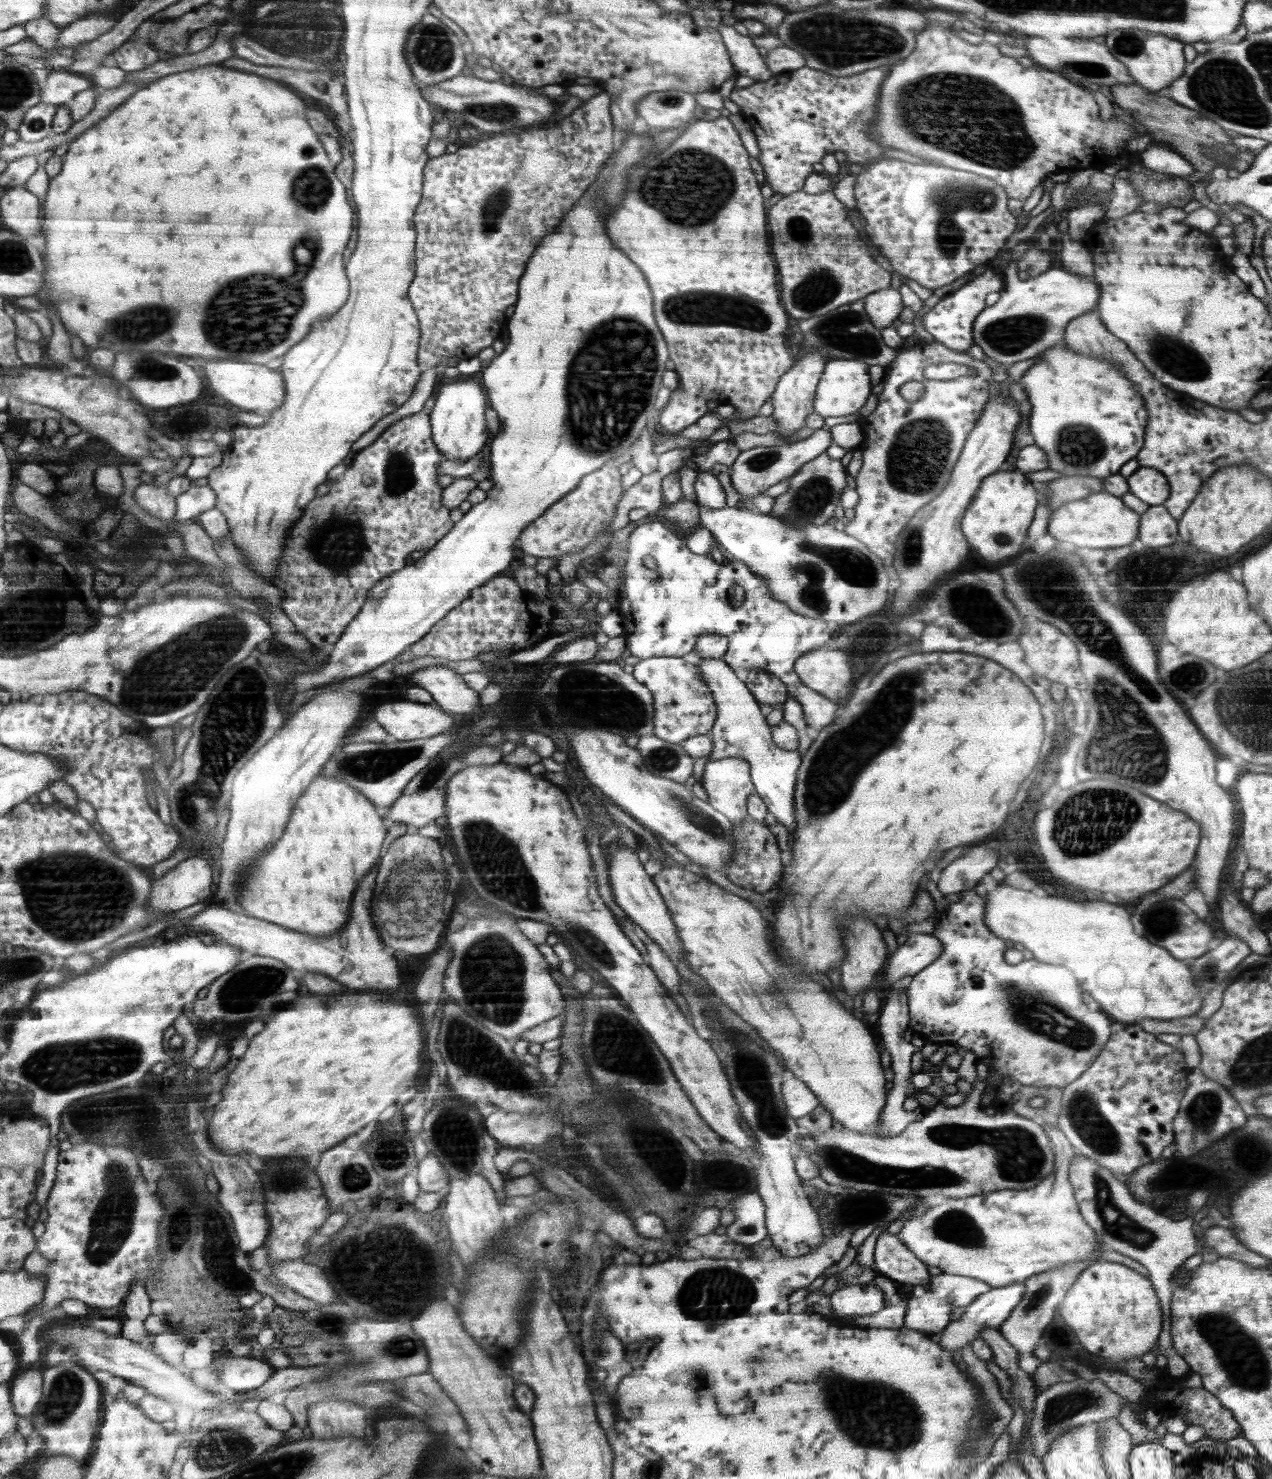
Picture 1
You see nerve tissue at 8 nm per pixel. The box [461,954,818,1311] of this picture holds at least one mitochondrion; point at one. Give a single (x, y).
(752, 1072)

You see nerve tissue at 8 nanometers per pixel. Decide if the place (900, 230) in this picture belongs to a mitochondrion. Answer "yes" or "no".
no

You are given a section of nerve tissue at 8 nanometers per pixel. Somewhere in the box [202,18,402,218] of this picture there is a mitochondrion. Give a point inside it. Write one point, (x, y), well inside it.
(312, 189)

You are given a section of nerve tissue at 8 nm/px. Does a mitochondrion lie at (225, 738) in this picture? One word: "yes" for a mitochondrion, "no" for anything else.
yes

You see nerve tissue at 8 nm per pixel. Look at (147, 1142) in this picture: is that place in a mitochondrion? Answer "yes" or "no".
yes

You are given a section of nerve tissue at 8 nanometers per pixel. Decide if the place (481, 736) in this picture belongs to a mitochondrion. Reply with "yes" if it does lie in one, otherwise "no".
yes

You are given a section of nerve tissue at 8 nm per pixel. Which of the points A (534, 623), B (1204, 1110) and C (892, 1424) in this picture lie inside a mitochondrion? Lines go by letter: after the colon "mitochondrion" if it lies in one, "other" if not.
A: other
B: mitochondrion
C: mitochondrion

